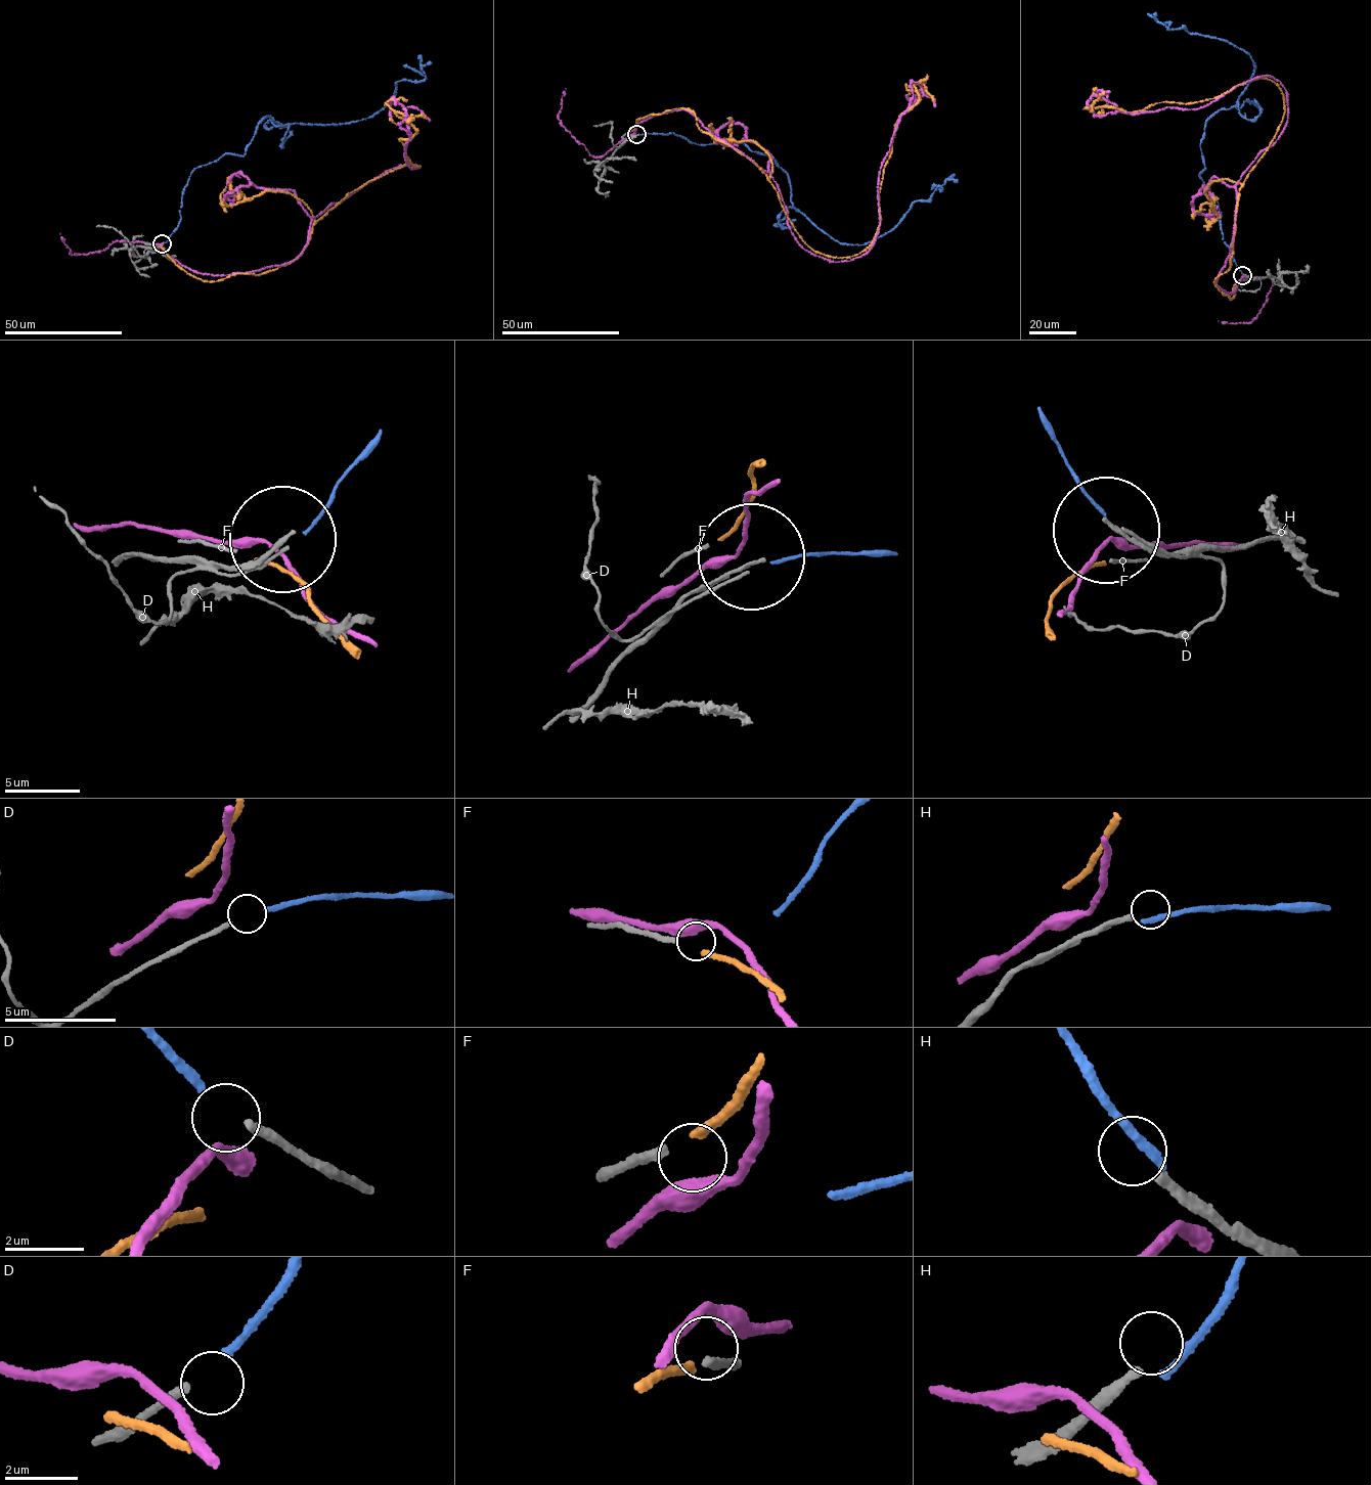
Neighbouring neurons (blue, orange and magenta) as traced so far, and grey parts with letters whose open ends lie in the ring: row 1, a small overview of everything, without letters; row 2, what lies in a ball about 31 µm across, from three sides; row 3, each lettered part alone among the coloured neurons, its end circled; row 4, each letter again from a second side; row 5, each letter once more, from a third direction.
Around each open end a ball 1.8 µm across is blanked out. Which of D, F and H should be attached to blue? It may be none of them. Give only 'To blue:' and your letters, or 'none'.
To blue: D

